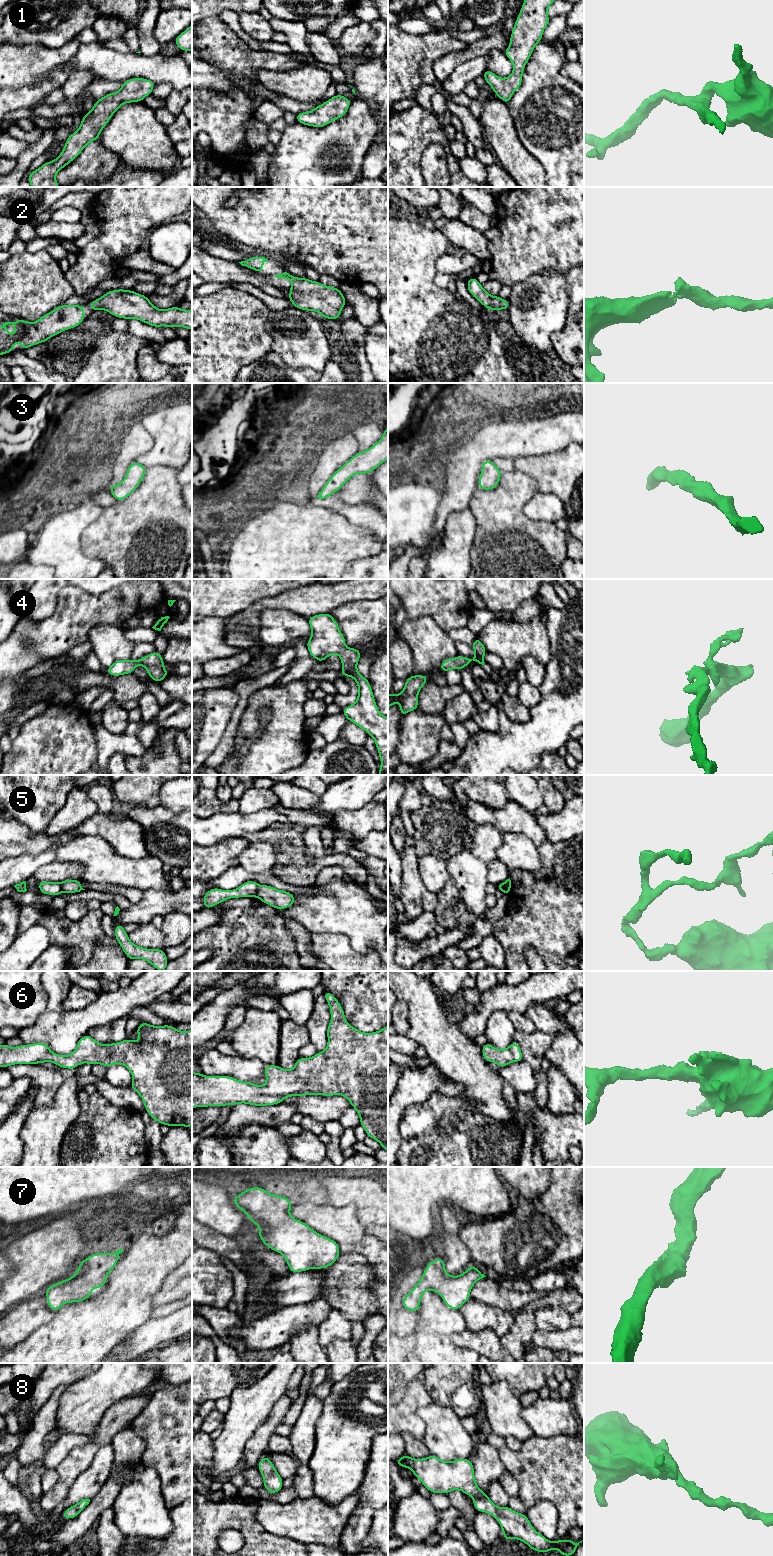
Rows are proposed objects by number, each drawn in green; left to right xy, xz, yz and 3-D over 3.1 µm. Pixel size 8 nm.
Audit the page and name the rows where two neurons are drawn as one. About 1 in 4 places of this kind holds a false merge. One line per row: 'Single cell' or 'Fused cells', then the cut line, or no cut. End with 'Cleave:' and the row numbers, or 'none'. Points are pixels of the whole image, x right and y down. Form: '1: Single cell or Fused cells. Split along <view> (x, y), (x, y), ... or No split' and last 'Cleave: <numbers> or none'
1: Single cell. No split
2: Single cell. No split
3: Single cell. No split
4: Single cell. No split
5: Fused cells. Split along xz (259, 885), (254, 896)
6: Single cell. No split
7: Single cell. No split
8: Single cell. No split
Cleave: 5

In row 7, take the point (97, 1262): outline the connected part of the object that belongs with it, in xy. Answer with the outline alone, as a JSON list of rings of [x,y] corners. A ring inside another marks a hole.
[[[124,1250],[113,1253],[93,1253],[79,1263],[76,1273],[68,1279],[52,1284],[44,1293],[51,1310],[59,1310],[66,1302],[75,1303],[89,1299],[93,1288],[106,1285],[108,1273],[119,1261],[119,1254]]]

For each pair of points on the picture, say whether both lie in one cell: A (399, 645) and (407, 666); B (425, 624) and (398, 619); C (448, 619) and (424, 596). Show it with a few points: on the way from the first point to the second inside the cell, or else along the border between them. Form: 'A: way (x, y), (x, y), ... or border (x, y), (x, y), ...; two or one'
A: way (399, 650), (402, 661); one
B: border (407, 619), (398, 627); two
C: way (442, 613), (430, 601); one

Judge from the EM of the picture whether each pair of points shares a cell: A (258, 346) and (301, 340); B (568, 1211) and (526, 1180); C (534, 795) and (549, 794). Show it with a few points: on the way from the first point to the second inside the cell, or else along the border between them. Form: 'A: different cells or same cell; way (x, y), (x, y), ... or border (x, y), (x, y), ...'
A: different cells; border (266, 321), (266, 330), (271, 336), (272, 350)
B: different cells; border (551, 1177), (548, 1187), (532, 1200), (520, 1195)
C: different cells; border (539, 785), (544, 803)

